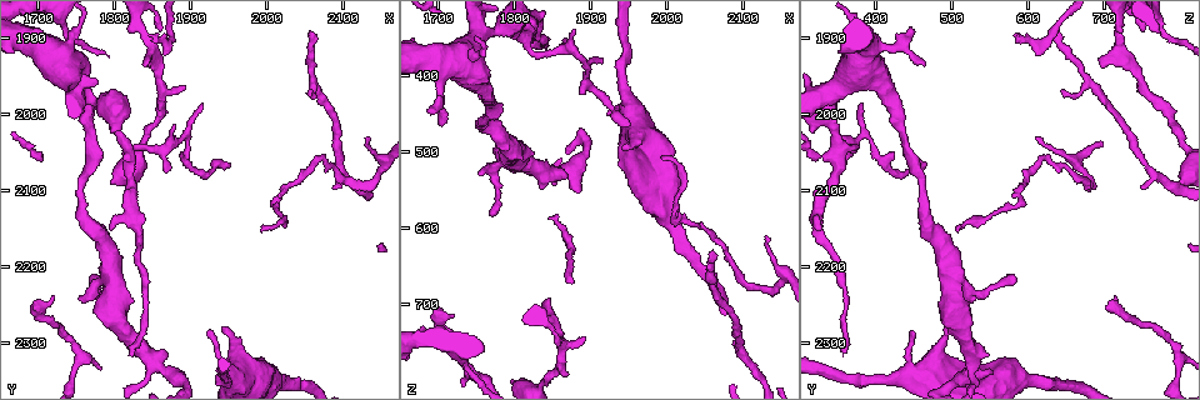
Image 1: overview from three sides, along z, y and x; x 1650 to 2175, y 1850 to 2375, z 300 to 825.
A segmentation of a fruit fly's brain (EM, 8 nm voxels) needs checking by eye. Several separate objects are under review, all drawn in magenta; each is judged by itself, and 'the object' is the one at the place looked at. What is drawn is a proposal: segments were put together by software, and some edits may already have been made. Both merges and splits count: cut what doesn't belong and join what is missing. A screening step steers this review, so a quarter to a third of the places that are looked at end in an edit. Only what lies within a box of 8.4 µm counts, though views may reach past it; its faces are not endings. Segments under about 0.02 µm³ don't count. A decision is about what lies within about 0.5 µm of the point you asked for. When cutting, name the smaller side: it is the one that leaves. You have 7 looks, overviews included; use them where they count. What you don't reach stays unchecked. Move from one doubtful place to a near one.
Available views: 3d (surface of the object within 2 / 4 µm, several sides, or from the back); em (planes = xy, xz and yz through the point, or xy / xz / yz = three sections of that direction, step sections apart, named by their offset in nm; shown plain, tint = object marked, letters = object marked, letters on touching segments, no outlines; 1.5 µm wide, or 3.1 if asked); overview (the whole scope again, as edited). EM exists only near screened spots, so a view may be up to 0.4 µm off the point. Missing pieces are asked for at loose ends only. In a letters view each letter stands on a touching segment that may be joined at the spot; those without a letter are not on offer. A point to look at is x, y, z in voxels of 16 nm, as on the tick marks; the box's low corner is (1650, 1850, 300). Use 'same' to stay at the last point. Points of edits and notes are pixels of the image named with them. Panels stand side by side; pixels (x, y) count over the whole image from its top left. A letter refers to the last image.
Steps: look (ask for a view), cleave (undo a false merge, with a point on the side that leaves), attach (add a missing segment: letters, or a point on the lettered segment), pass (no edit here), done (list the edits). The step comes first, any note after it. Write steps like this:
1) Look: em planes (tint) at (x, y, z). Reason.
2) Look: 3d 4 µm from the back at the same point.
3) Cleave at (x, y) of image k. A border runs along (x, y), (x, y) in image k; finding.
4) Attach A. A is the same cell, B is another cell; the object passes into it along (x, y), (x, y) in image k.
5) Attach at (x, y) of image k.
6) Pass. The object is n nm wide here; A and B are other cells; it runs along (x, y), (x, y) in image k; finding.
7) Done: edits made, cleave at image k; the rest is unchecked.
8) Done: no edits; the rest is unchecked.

Look: 3d 2 µm at (1925, 2285, 445).

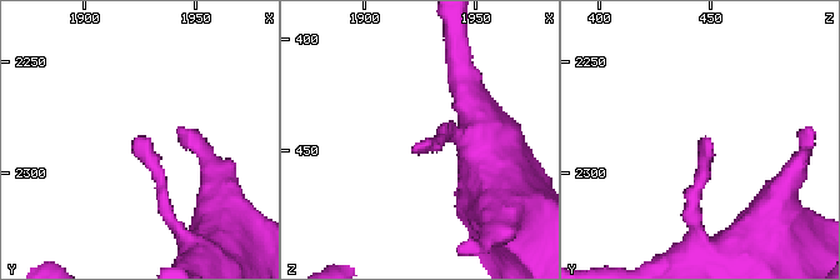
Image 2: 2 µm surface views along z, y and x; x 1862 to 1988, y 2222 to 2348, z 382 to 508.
Look: em xz step 8 (letters) at (1924, 2284, 448).

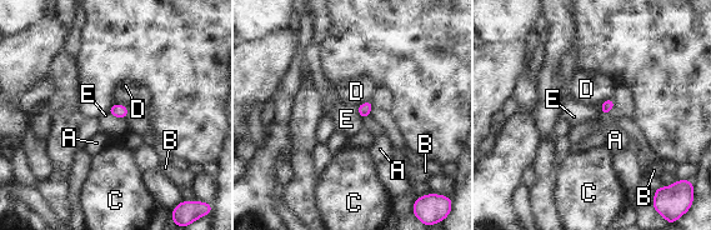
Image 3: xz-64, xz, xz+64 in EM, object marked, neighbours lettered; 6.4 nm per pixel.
Look: em planes (letters) at the same point.

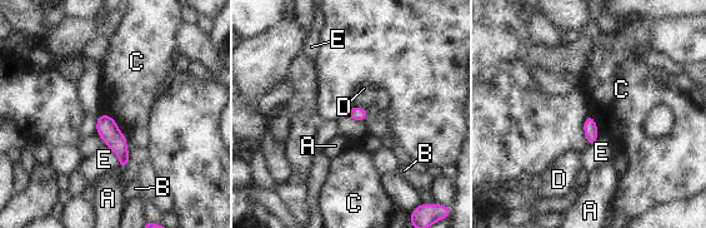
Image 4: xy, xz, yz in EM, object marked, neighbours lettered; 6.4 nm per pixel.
Pass. The object is 100 nm wide here; A, B, C, D and E are other cells; none of them fits.

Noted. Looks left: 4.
Look: 3d 4 µm at (2130, 2090, 680). Abrupt turn.

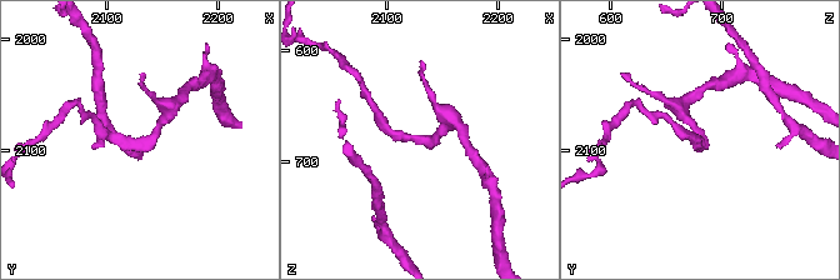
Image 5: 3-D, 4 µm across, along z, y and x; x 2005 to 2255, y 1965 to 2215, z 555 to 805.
Look: em yz step 8 (letters) at (2132, 2094, 680). Now the EM.

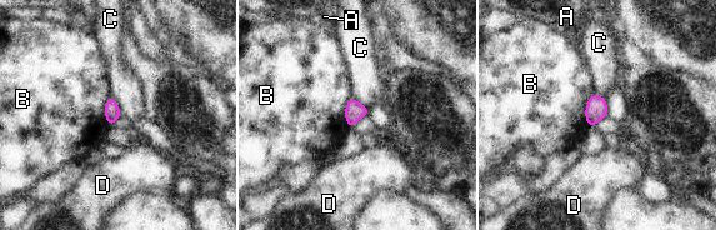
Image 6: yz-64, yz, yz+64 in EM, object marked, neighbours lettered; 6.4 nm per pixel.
Pass. The object is 100 nm wide here; A, B, C and D are other cells; a border runs along (594, 93), (585, 108), (587, 126) in image 6; one neuron here.

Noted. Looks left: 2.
Done: no edits; the rest is unchecked.

